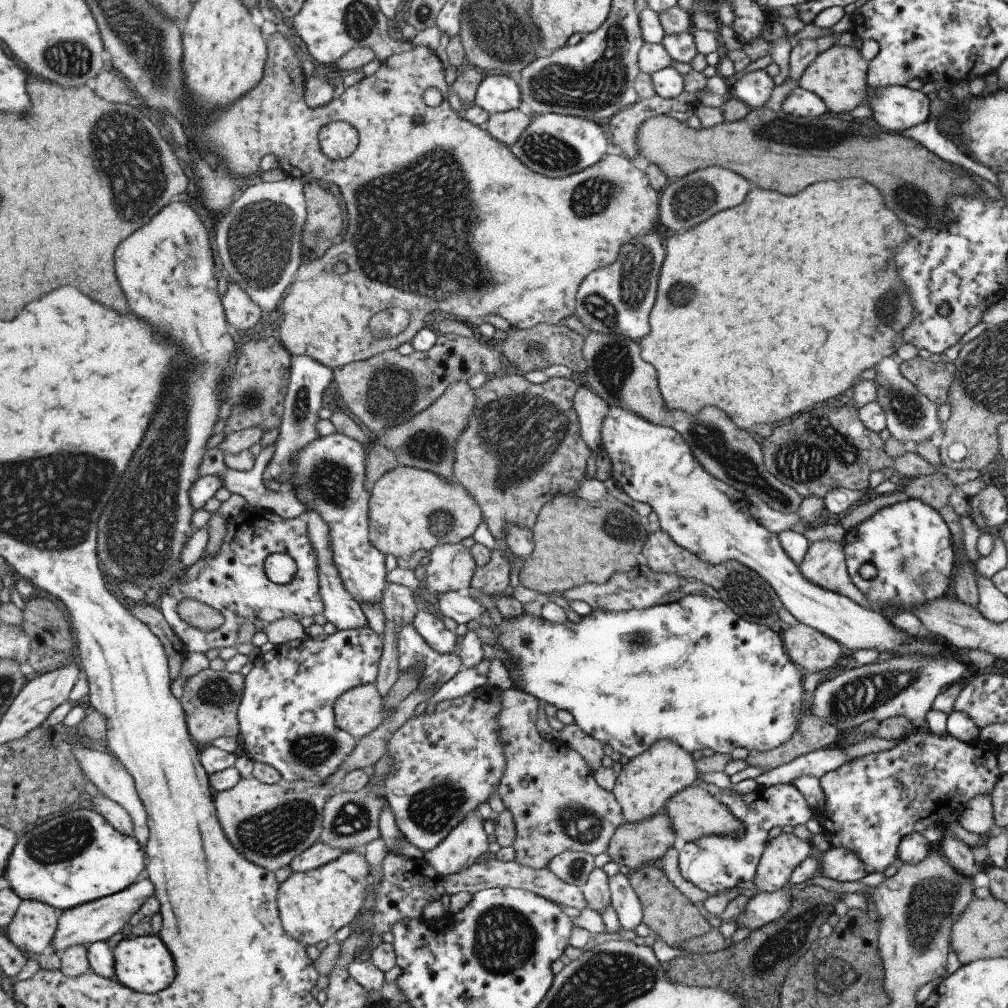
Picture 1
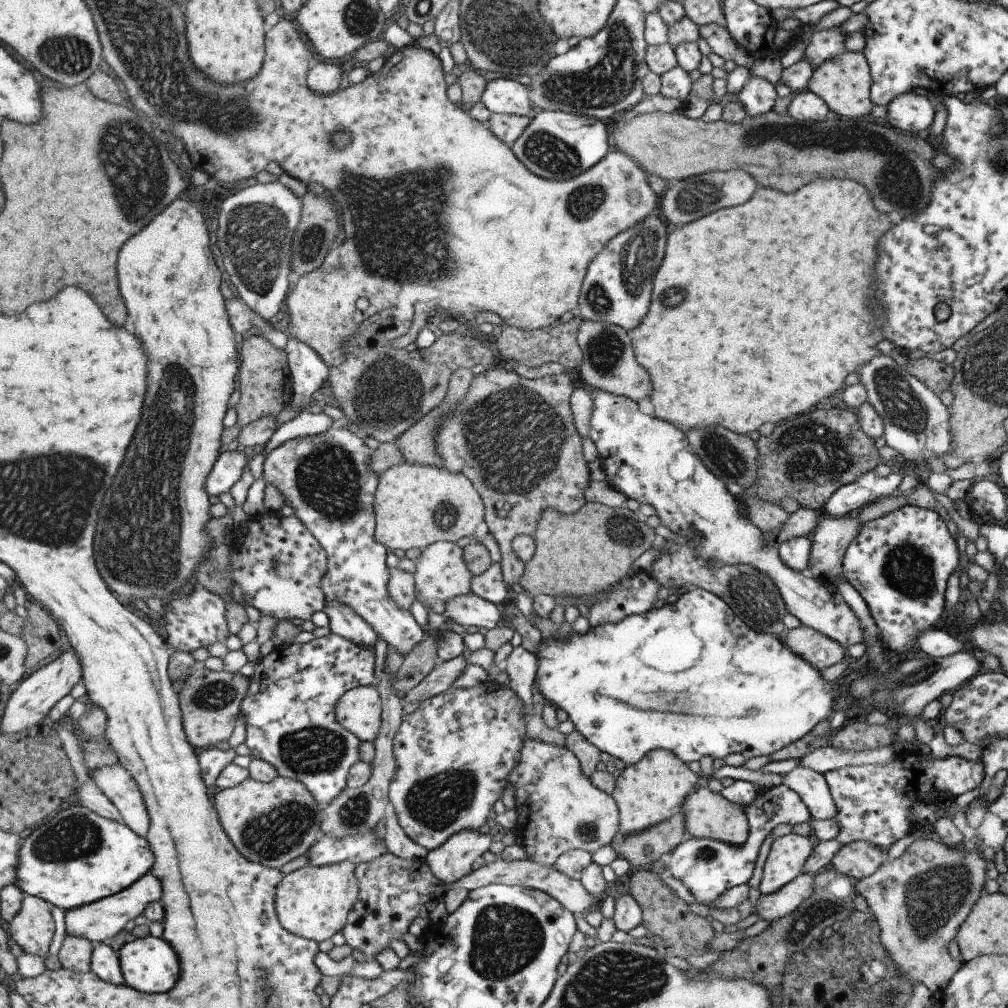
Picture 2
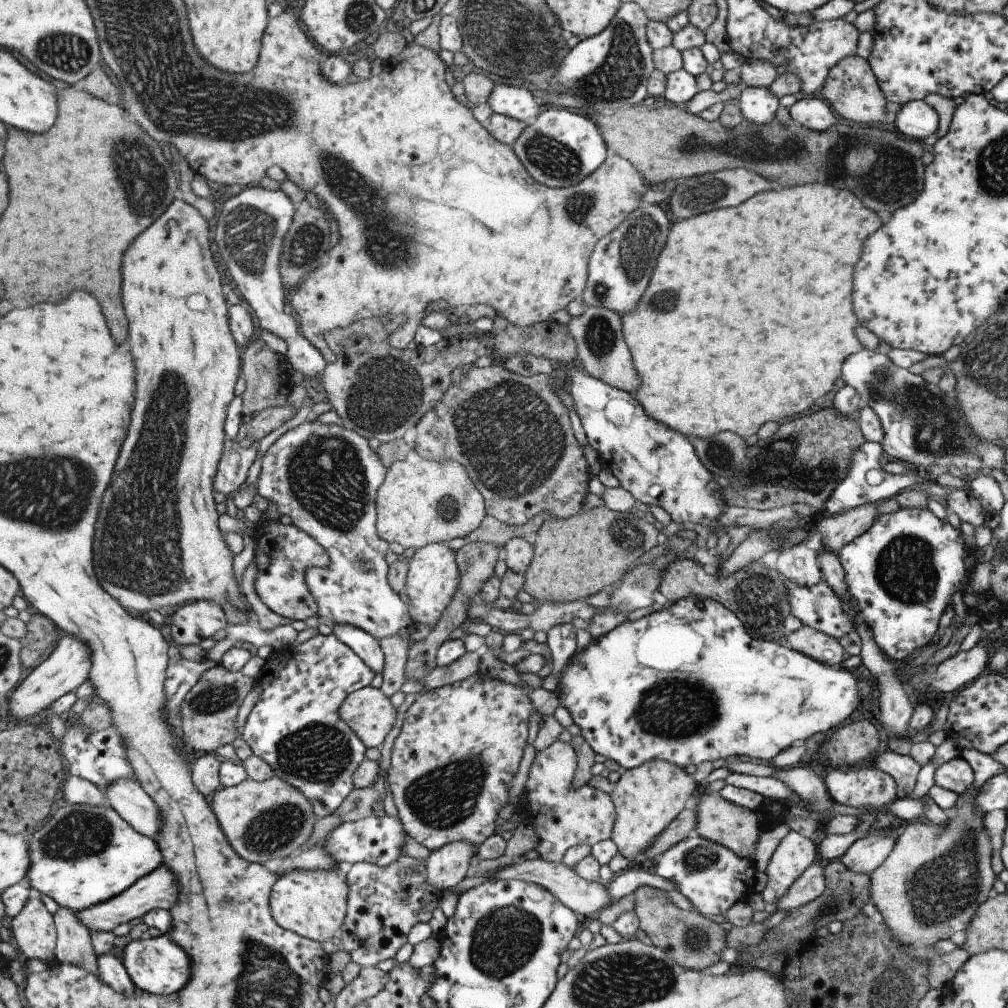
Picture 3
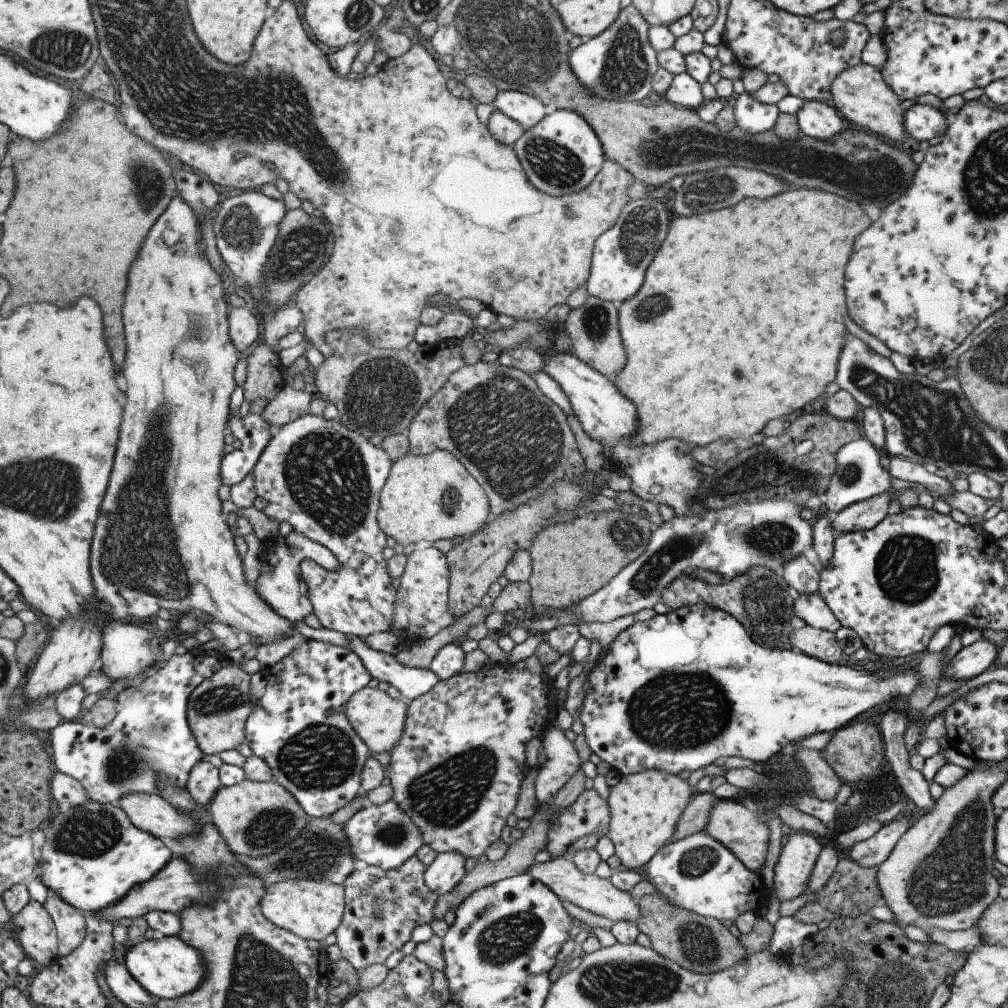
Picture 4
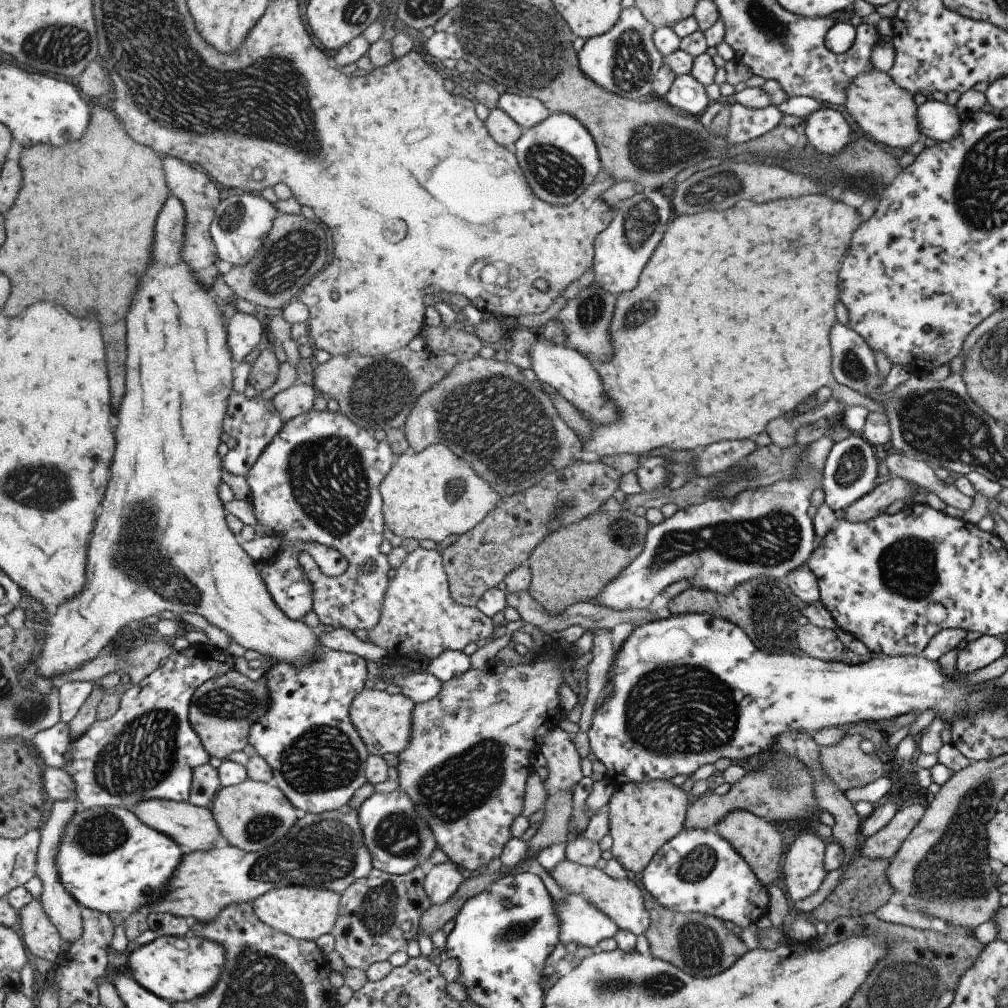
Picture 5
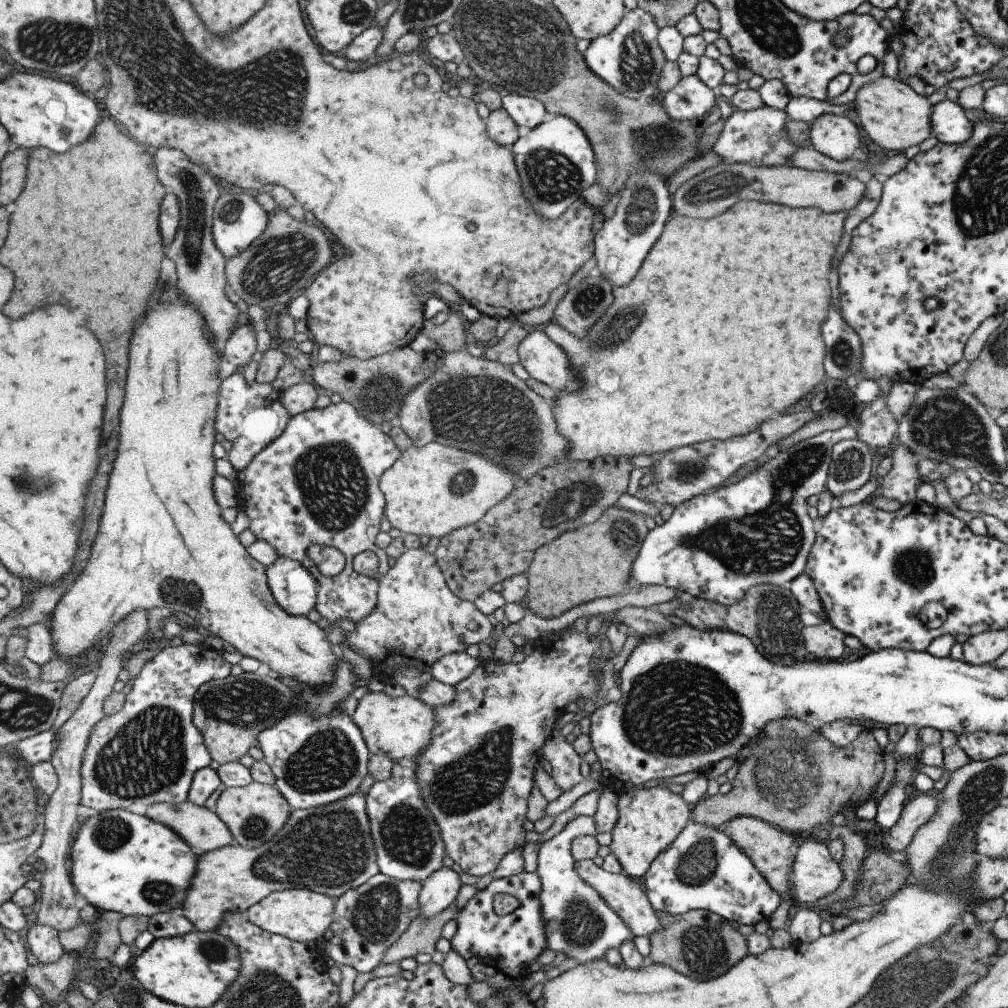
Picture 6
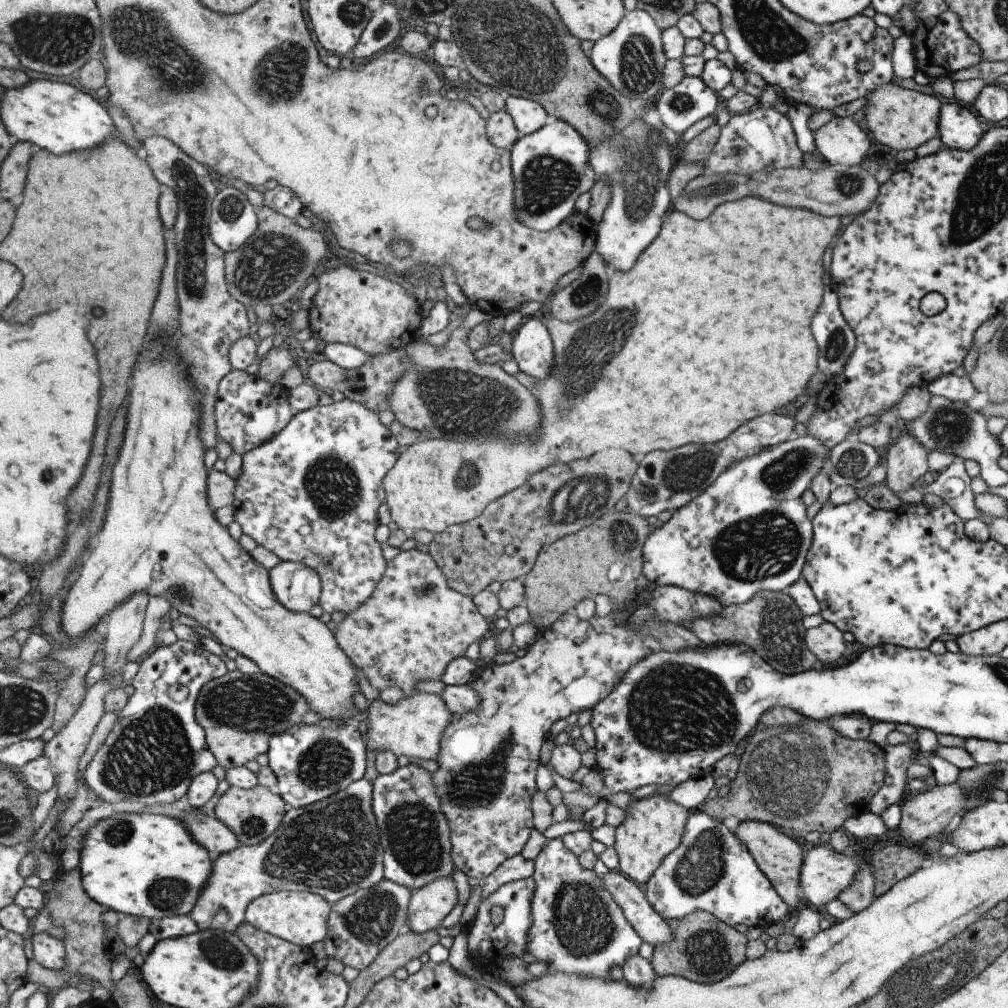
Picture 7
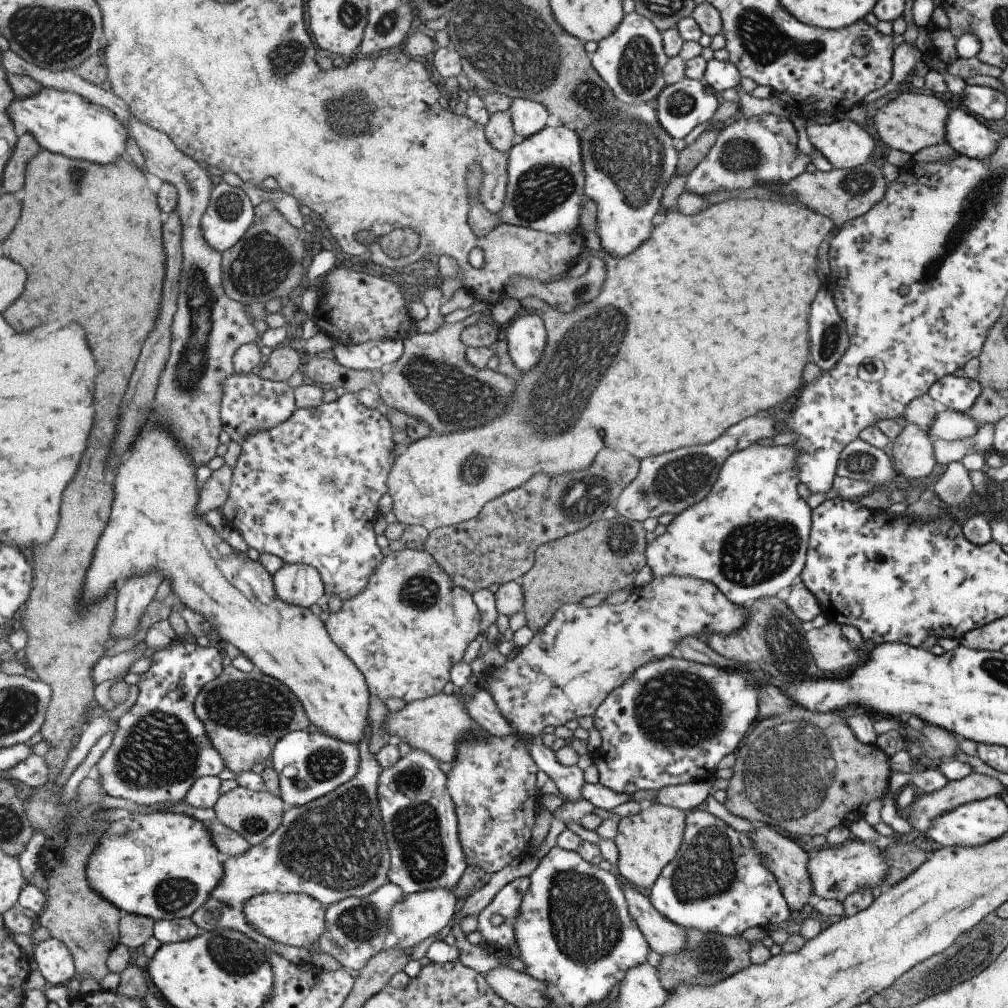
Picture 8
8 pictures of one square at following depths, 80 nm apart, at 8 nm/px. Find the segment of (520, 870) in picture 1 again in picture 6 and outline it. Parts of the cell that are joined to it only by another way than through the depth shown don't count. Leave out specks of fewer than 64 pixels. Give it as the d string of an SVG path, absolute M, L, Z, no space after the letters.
M591 860L574 861L574 871L587 886L603 899L603 902L623 921L632 936L648 936L658 929L658 920L641 886L625 873L608 873Z

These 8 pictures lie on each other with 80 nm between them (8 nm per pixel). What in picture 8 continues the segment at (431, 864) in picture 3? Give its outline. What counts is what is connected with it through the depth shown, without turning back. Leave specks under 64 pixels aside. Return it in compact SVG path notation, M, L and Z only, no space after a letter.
M432 887L406 894L405 898L398 902L392 910L392 917L390 918L392 934L389 936L385 949L391 947L399 947L405 950L414 948L417 944L421 944L423 940L431 938L431 934L439 932L443 926L452 920L456 900L453 890L454 888Z

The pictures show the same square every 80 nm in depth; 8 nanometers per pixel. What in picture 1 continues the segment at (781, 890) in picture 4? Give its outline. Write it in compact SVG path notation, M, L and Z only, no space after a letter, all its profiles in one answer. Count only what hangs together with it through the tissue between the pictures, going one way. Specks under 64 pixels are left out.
M779 833L772 840L768 840L757 863L752 882L763 893L772 893L783 889L789 880L793 869L808 855L814 854L809 840L801 841L793 833Z

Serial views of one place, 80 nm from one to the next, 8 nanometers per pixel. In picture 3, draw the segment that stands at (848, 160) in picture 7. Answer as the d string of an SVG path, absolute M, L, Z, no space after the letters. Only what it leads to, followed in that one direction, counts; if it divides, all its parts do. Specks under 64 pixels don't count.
M798 96L798 99L788 108L790 119L801 128L815 132L824 131L835 123L832 108L819 97Z

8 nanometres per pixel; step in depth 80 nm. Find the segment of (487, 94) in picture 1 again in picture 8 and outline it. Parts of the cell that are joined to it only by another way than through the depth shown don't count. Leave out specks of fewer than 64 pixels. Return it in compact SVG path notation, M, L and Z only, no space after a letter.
M510 99L508 111L517 140L545 127L549 113L541 103L529 99Z

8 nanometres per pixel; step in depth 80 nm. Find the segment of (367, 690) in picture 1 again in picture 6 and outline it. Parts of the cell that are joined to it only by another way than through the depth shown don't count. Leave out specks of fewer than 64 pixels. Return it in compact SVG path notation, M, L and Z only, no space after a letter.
M384 691L366 692L353 713L354 721L362 728L367 746L374 755L389 755L392 759L418 757L432 741L437 726L437 710L417 697L386 696Z

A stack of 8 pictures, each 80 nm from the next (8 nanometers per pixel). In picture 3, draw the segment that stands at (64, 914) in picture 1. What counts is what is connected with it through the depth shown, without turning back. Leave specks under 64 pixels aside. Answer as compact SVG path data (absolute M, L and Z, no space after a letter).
M163 866L163 870L159 868L159 870L151 872L151 874L138 881L134 886L131 886L130 889L119 894L118 897L112 897L111 901L103 902L103 904L87 908L87 910L81 910L81 912L77 913L77 918L89 928L89 931L113 932L117 926L127 924L127 922L131 922L133 919L144 918L153 910L159 910L159 908L171 910L177 904L177 900L179 900L179 890L177 890L175 878Z

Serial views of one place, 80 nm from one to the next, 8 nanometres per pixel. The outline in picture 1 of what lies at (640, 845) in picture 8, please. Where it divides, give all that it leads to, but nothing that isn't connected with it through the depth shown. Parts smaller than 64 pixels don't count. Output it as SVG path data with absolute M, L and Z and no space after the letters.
M668 740L655 741L643 752L631 757L624 764L612 788L612 795L619 803L624 822L636 823L641 819L664 812L666 802L679 790L697 782L694 760L686 750Z

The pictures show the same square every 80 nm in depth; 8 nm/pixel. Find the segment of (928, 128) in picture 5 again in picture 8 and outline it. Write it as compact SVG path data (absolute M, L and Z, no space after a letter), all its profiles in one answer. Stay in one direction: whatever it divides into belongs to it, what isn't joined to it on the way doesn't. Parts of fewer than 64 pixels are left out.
M961 108L948 109L944 140L956 153L974 159L986 159L996 147L994 135Z

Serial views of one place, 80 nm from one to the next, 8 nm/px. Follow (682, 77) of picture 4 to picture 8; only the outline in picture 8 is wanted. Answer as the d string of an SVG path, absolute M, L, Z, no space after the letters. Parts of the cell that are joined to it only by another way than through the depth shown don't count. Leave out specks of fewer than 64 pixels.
M684 77L672 85L665 85L653 100L653 109L661 128L674 140L689 134L697 124L709 122L718 107L720 99L711 87L689 77Z

